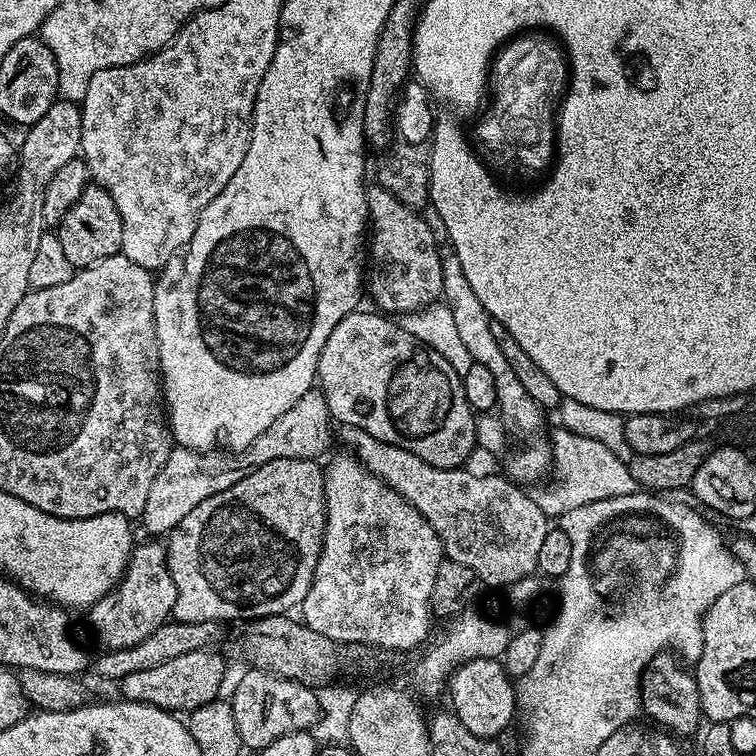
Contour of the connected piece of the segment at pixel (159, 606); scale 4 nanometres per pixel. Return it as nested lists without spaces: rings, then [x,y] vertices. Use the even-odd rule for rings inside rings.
[[[161,541],[137,543],[120,583],[87,609],[88,624],[103,651],[129,649],[169,621],[176,597],[177,586],[170,577],[165,545]]]

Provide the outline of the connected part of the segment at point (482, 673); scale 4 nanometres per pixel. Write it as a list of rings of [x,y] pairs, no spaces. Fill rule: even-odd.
[[[478,658],[460,665],[446,681],[446,696],[452,699],[450,704],[451,711],[455,712],[462,726],[470,730],[470,734],[478,734],[485,738],[499,737],[499,732],[504,732],[512,724],[516,712],[518,716],[518,692],[514,687],[514,680],[504,672],[504,667],[500,660],[487,660]]]

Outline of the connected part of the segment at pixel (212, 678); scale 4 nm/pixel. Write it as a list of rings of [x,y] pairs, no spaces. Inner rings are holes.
[[[216,650],[181,654],[148,670],[135,671],[118,681],[119,695],[126,700],[153,704],[173,714],[191,714],[195,708],[214,702],[224,684],[224,660]]]

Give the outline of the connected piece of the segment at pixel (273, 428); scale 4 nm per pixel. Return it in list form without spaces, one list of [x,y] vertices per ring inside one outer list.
[[[313,390],[302,394],[286,414],[282,414],[254,442],[239,450],[209,450],[198,452],[195,448],[173,447],[170,458],[166,458],[166,466],[158,470],[158,478],[150,485],[150,495],[146,498],[146,506],[142,523],[148,532],[167,534],[172,531],[198,502],[206,502],[214,494],[222,494],[222,490],[230,490],[234,482],[242,482],[254,470],[266,466],[266,462],[274,462],[278,458],[302,458],[303,460],[321,459],[320,455],[332,444],[332,427],[334,421],[324,393]]]

